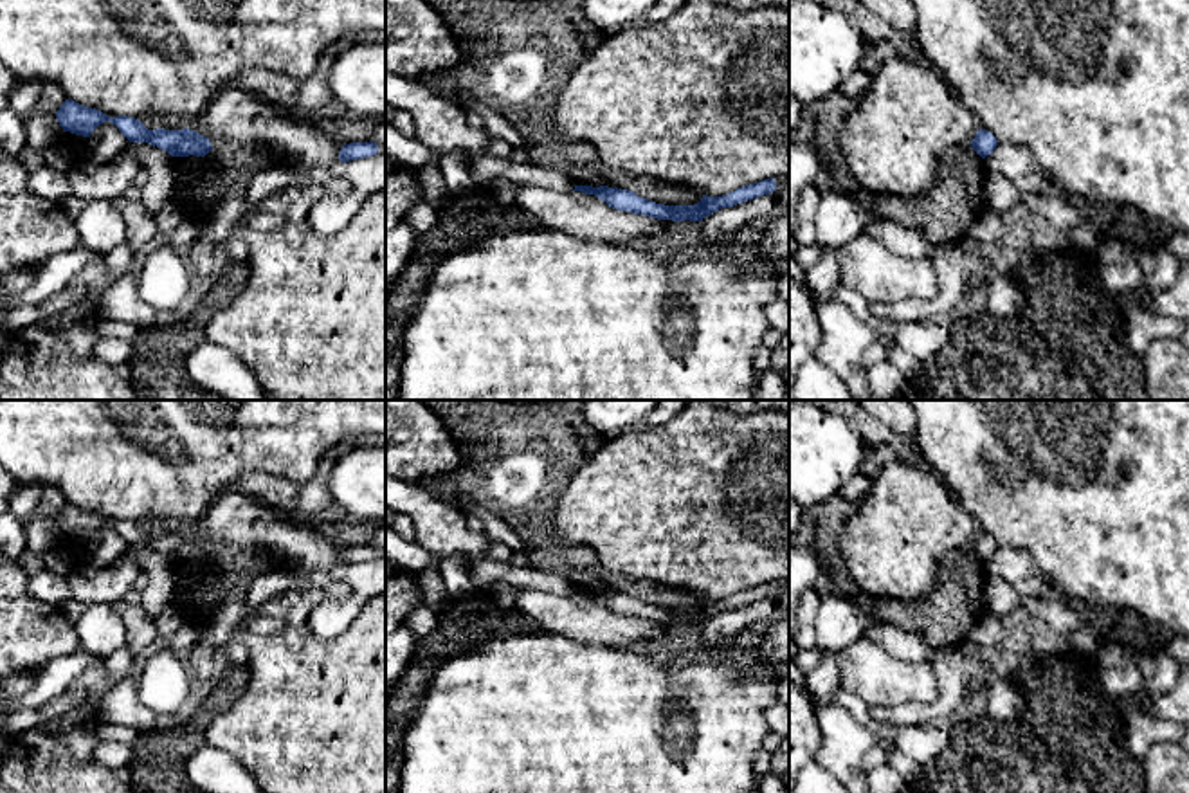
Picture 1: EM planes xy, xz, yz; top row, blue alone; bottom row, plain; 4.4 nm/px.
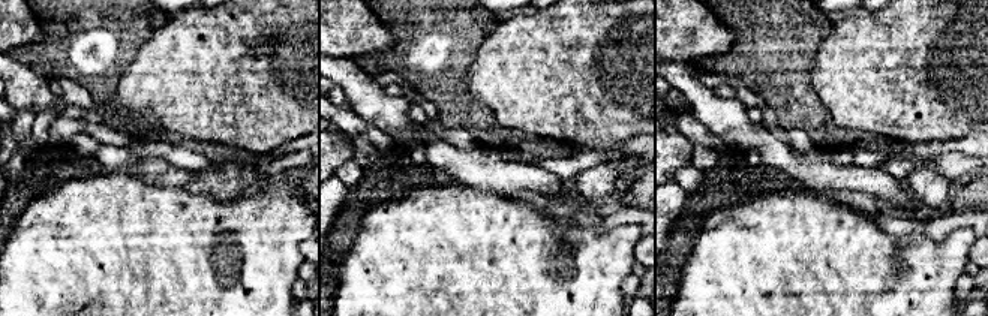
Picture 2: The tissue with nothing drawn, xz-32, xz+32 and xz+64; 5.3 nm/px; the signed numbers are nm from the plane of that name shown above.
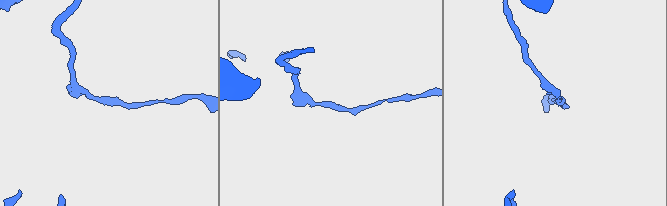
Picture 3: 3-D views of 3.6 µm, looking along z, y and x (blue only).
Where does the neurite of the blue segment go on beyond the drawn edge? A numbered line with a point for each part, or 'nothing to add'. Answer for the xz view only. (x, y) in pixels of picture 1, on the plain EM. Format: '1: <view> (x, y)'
nothing to add

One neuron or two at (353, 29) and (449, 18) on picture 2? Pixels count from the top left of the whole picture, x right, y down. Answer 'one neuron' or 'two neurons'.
two neurons

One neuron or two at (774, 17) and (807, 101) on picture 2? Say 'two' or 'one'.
one

